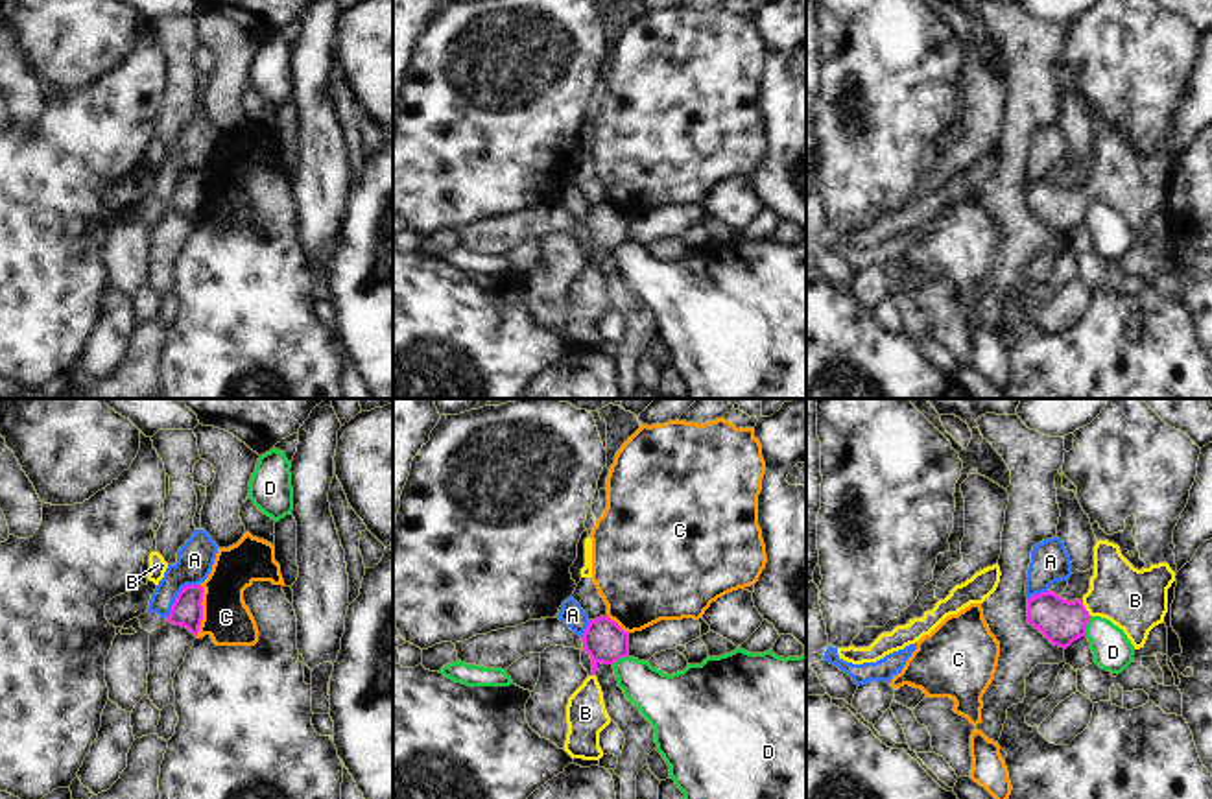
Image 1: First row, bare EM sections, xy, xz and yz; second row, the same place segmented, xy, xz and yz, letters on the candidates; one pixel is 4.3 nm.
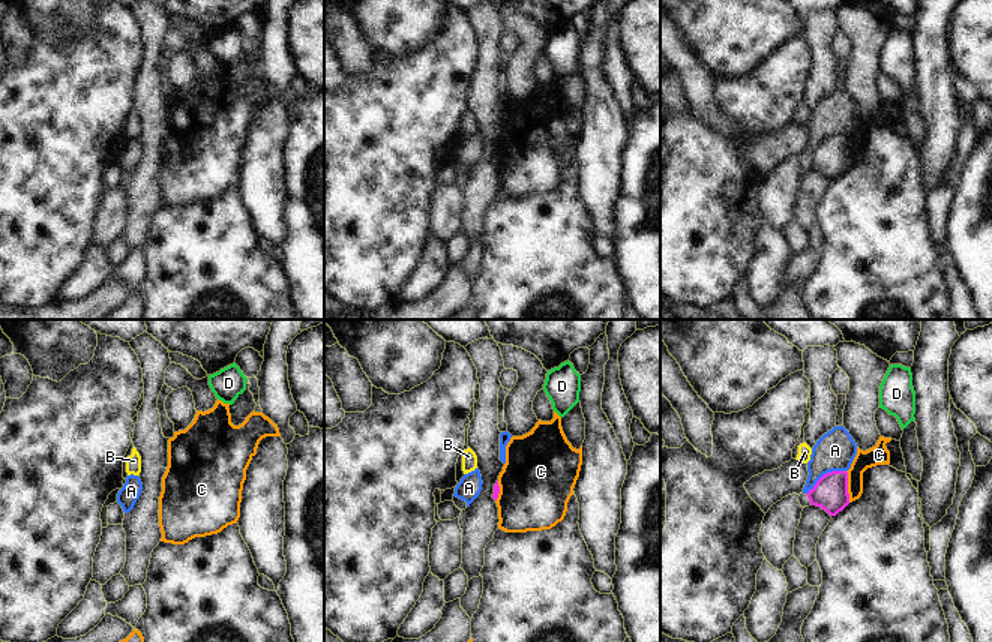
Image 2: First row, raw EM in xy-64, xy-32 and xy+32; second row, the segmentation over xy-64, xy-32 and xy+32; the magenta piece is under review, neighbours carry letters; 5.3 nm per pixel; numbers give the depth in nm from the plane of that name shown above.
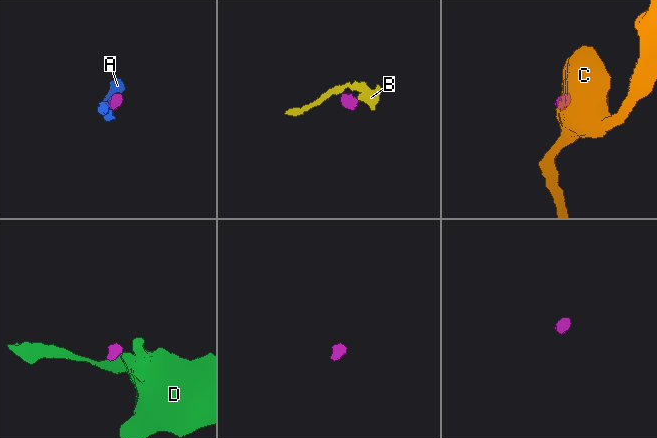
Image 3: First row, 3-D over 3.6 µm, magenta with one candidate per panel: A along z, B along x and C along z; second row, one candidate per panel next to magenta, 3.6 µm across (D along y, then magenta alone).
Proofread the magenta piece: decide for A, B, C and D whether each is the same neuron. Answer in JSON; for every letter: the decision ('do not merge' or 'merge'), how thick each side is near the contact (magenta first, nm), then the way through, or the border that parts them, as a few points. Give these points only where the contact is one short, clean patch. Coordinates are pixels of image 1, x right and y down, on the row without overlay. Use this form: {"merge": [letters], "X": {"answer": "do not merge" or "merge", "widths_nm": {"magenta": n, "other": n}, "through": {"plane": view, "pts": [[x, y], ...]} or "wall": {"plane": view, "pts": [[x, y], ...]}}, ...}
{"merge": ["B"], "A": {"answer": "do not merge", "widths_nm": {"magenta": 140, "other": 160}, "wall": {"plane": "xy", "pts": [[198, 170], [189, 170], [165, 203]]}}, "B": {"answer": "merge", "widths_nm": {"magenta": 190, "other": 280}, "through": {"plane": "yz", "pts": [[1059, 207], [1070, 205], [1083, 194], [1100, 187], [1135, 187]]}}, "C": {"answer": "do not merge", "widths_nm": {"magenta": 140, "other": 200}, "wall": {"plane": "xy", "pts": [[200, 170], [203, 176], [202, 211], [196, 224]]}}, "D": {"answer": "do not merge", "widths_nm": {"magenta": 190, "other": 170}, "wall": {"plane": "yz", "pts": [[1091, 203], [1085, 222]]}}}

